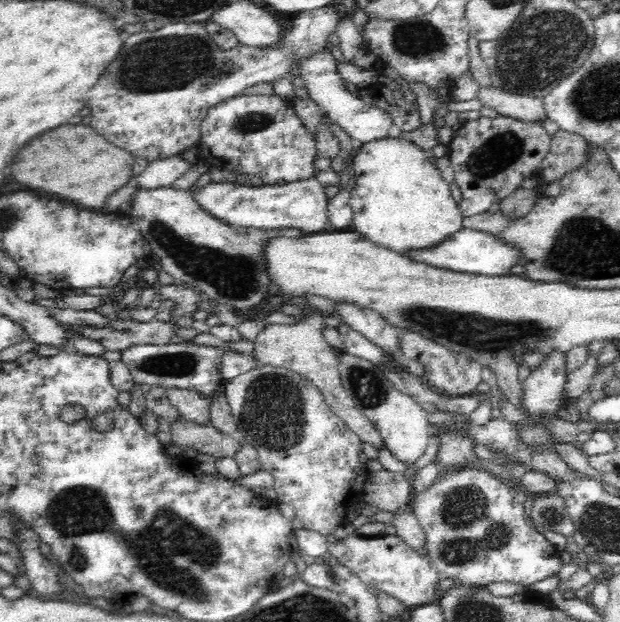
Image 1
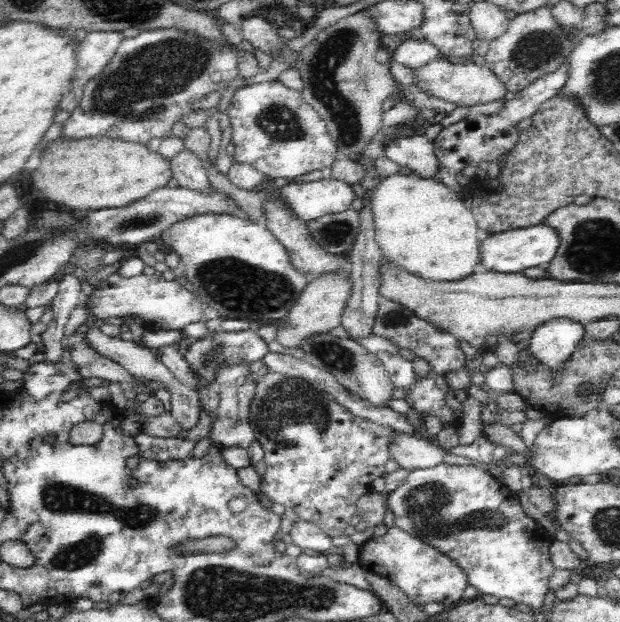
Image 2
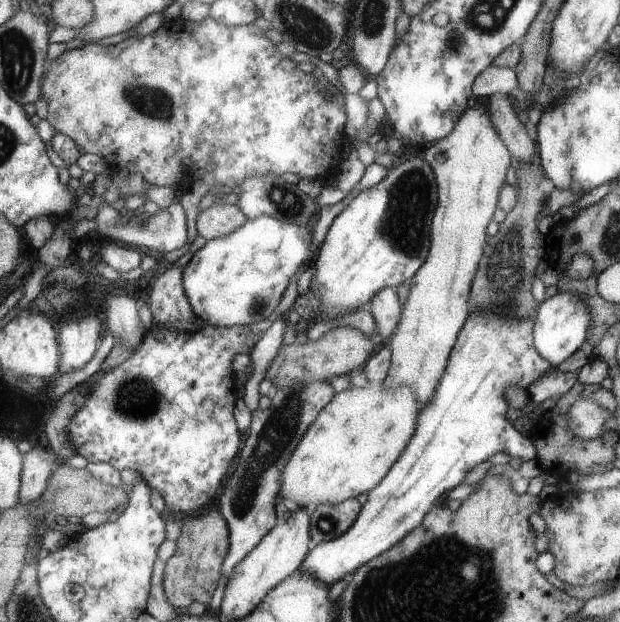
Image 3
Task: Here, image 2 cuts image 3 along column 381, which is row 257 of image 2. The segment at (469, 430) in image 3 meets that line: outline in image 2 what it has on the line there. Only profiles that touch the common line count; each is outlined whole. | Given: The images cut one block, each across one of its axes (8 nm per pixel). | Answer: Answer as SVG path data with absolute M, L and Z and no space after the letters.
M544 224L520 230L506 230L502 234L484 234L480 246L482 270L502 272L502 274L522 274L526 268L550 264L556 258L558 250L560 250L560 234Z

